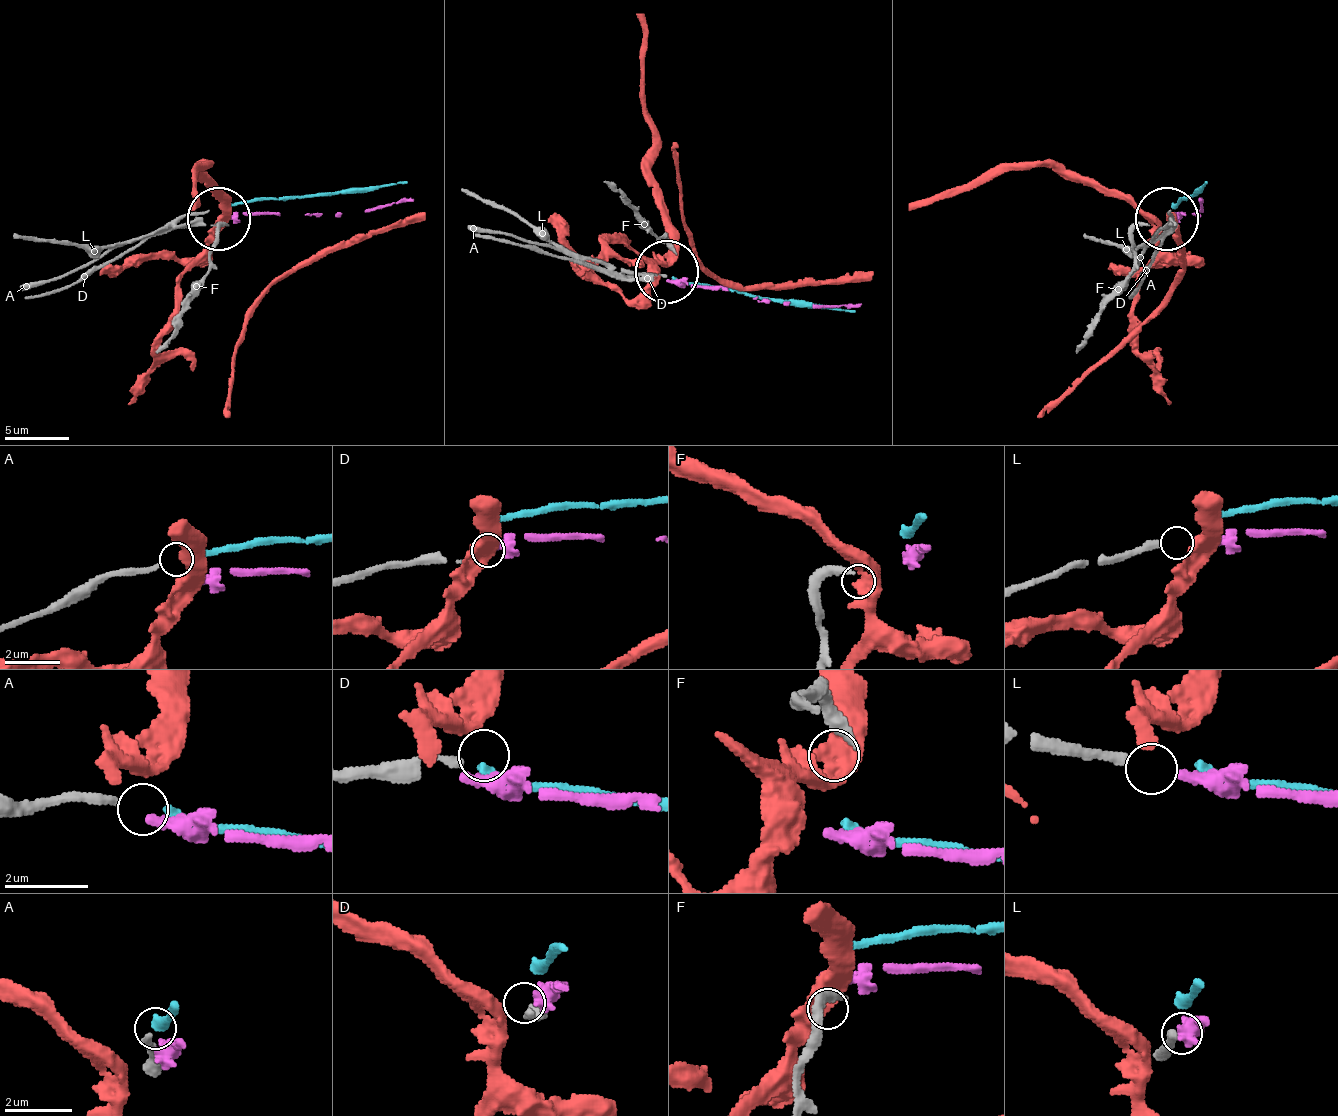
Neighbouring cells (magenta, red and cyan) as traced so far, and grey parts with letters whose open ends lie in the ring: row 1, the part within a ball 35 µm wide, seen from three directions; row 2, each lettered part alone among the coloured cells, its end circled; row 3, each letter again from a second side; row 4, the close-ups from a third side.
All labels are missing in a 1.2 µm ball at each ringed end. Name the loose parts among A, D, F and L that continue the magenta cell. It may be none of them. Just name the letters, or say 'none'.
L

